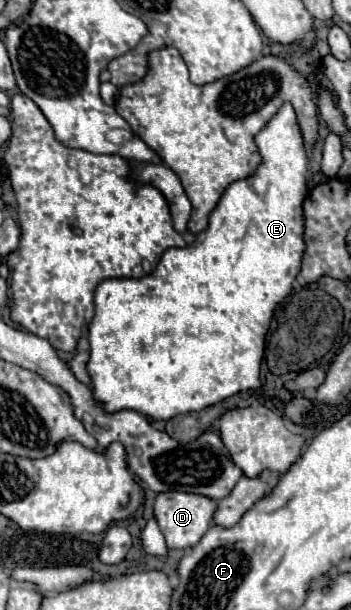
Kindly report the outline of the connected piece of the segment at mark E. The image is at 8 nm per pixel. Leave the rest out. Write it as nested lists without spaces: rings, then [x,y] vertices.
[[[285,102],[277,114],[267,122],[267,126],[255,136],[255,144],[259,148],[261,154],[261,164],[257,166],[257,170],[243,180],[233,182],[221,196],[219,204],[215,206],[215,210],[209,216],[209,226],[207,230],[203,230],[201,234],[195,236],[193,244],[185,246],[185,248],[169,248],[161,262],[157,264],[155,272],[139,278],[139,280],[127,280],[127,278],[111,278],[111,280],[103,280],[97,290],[95,290],[95,318],[89,326],[89,344],[91,344],[91,358],[87,364],[89,376],[93,378],[93,394],[95,398],[99,398],[105,404],[107,412],[117,412],[123,408],[135,410],[143,416],[149,416],[153,420],[169,420],[177,414],[185,414],[185,412],[199,412],[207,406],[213,406],[221,400],[227,400],[239,392],[247,392],[247,390],[257,390],[261,388],[261,380],[259,380],[259,370],[261,370],[261,360],[263,360],[263,352],[265,352],[265,336],[267,330],[271,326],[271,318],[275,308],[291,294],[293,288],[293,280],[297,278],[299,270],[301,270],[301,258],[305,252],[305,240],[303,240],[303,232],[305,232],[305,218],[303,218],[303,200],[307,194],[307,148],[305,148],[305,140],[301,134],[301,128],[297,124],[297,116],[295,110],[289,102]]]

